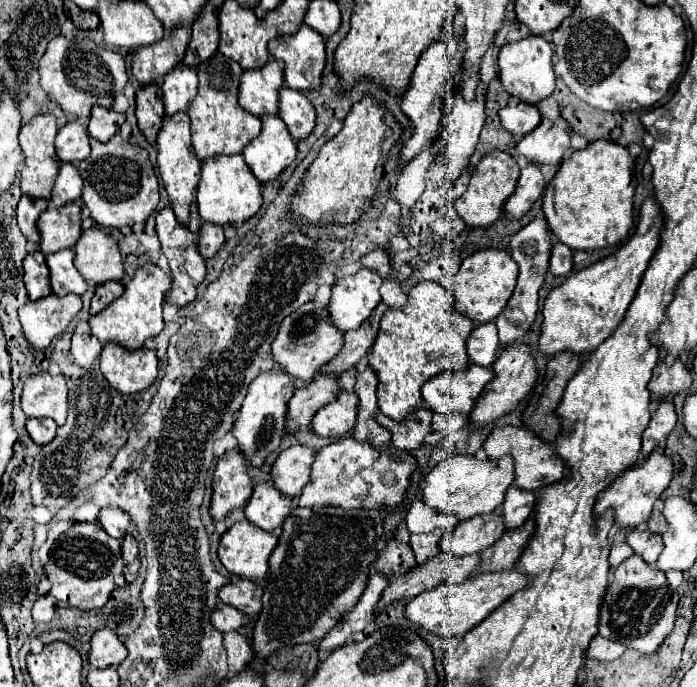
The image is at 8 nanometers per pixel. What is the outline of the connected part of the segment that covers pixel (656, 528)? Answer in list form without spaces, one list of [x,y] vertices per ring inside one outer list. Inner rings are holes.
[[[654,507],[654,511],[652,511],[652,515],[650,515],[650,519],[646,521],[646,525],[648,525],[648,529],[652,531],[652,533],[664,533],[668,527],[668,523],[664,523],[664,515],[660,513],[660,507]]]

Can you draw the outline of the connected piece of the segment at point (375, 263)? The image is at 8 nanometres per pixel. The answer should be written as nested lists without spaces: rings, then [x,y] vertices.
[[[372,251],[364,259],[360,259],[360,263],[362,267],[368,267],[368,269],[380,269],[382,265],[388,267],[388,257],[386,257],[386,251]]]

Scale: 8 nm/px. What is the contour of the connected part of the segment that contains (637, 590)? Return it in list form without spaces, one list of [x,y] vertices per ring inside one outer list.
[[[630,555],[616,567],[612,583],[606,591],[600,613],[600,635],[604,639],[620,641],[630,649],[650,655],[672,631],[676,619],[676,605],[678,593],[668,587],[664,573],[658,571],[654,565],[648,565],[638,555]]]

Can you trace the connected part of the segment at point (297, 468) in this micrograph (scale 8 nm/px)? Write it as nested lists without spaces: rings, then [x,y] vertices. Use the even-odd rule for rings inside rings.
[[[304,445],[284,449],[270,469],[270,481],[286,497],[298,497],[310,479],[314,451]]]

